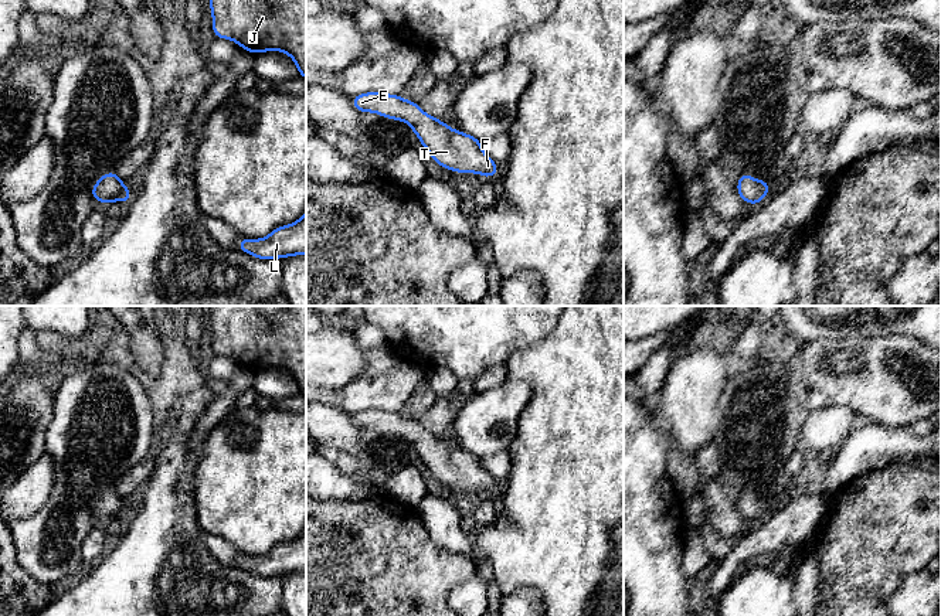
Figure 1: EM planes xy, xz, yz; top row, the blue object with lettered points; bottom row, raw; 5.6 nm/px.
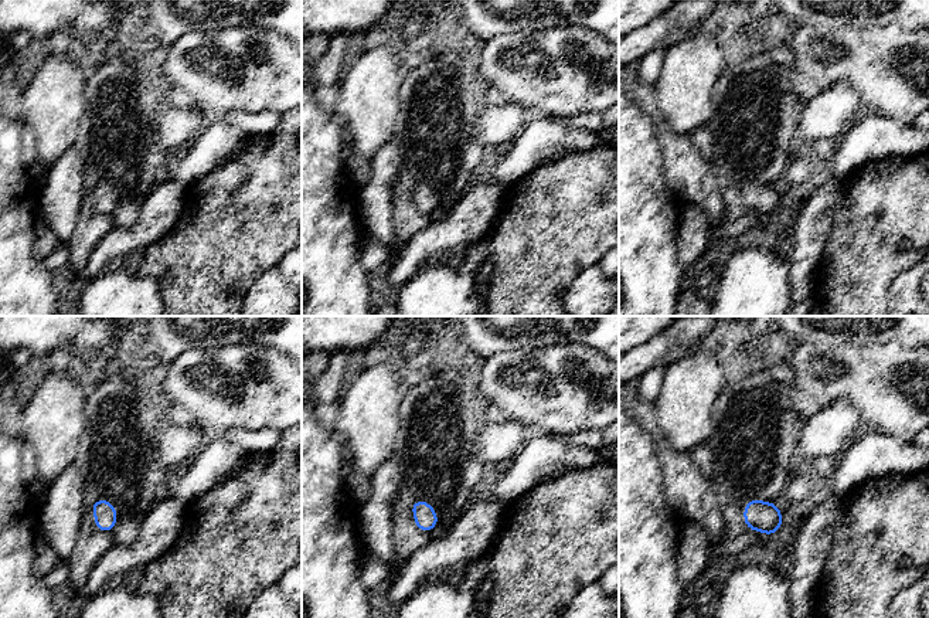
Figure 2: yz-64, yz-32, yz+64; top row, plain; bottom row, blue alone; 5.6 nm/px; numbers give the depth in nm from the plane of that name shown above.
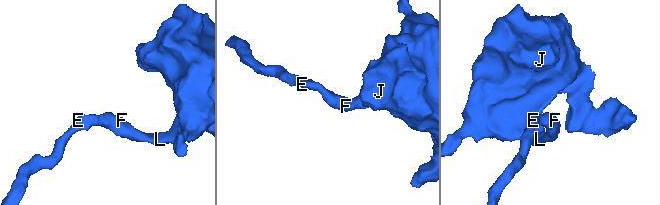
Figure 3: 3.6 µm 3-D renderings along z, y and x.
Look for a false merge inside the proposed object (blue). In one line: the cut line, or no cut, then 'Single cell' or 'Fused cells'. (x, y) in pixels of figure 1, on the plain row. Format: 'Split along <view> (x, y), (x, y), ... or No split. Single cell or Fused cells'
No split. Single cell

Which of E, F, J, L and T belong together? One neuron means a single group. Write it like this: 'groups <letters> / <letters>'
groups E F J L T

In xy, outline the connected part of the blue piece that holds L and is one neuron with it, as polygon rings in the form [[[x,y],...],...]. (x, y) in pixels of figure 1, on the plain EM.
[[[306,528],[296,540],[278,544],[262,557],[242,554],[238,565],[264,578],[306,572]]]

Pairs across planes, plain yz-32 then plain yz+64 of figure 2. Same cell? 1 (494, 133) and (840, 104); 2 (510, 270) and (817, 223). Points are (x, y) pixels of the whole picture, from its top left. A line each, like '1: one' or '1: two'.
1: one
2: two

